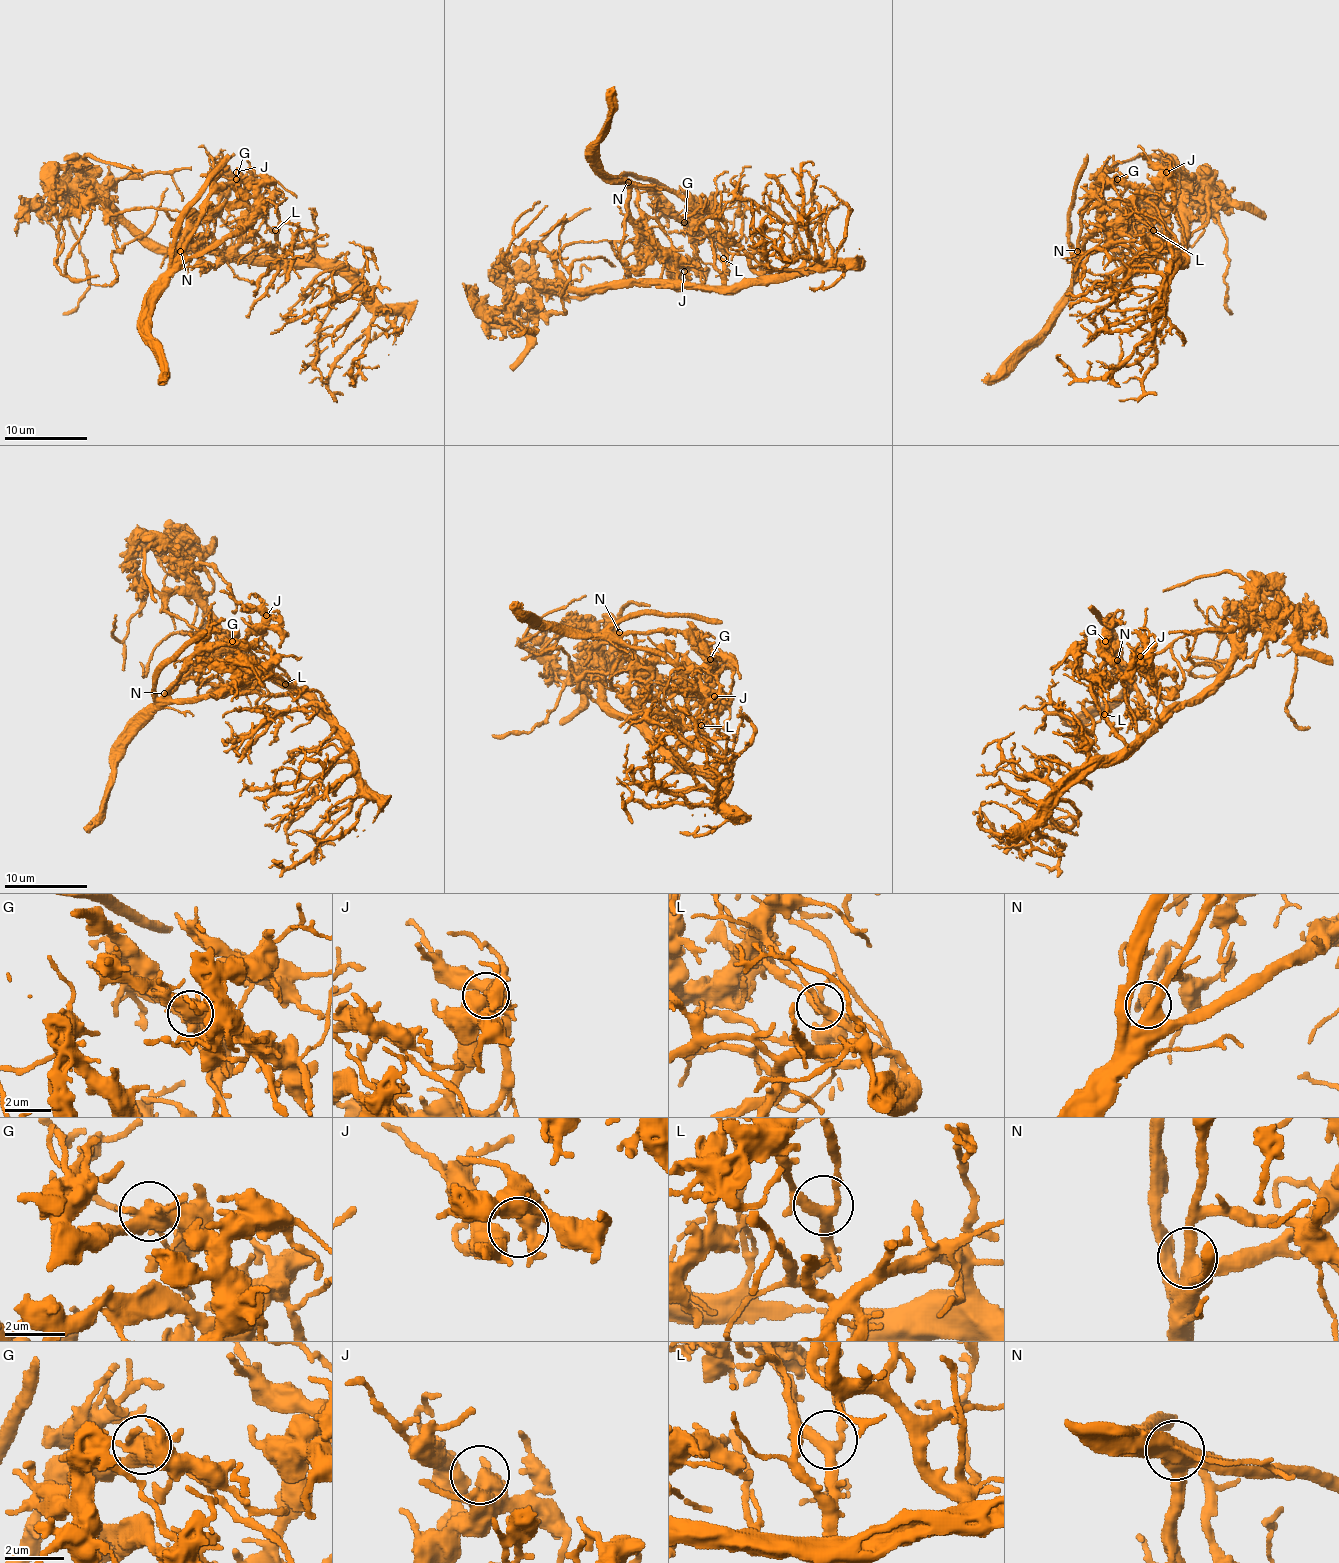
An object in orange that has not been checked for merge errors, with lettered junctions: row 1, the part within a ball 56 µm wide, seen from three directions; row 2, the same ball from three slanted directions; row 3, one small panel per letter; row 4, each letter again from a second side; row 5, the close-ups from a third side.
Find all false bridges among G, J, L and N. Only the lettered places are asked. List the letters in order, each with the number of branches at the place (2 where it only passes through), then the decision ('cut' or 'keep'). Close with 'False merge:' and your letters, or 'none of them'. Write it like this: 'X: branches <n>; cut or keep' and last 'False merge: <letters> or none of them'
G: branches 4; cut
J: branches 3; keep
L: branches 4; keep
N: branches 3; keep
False merge: G

